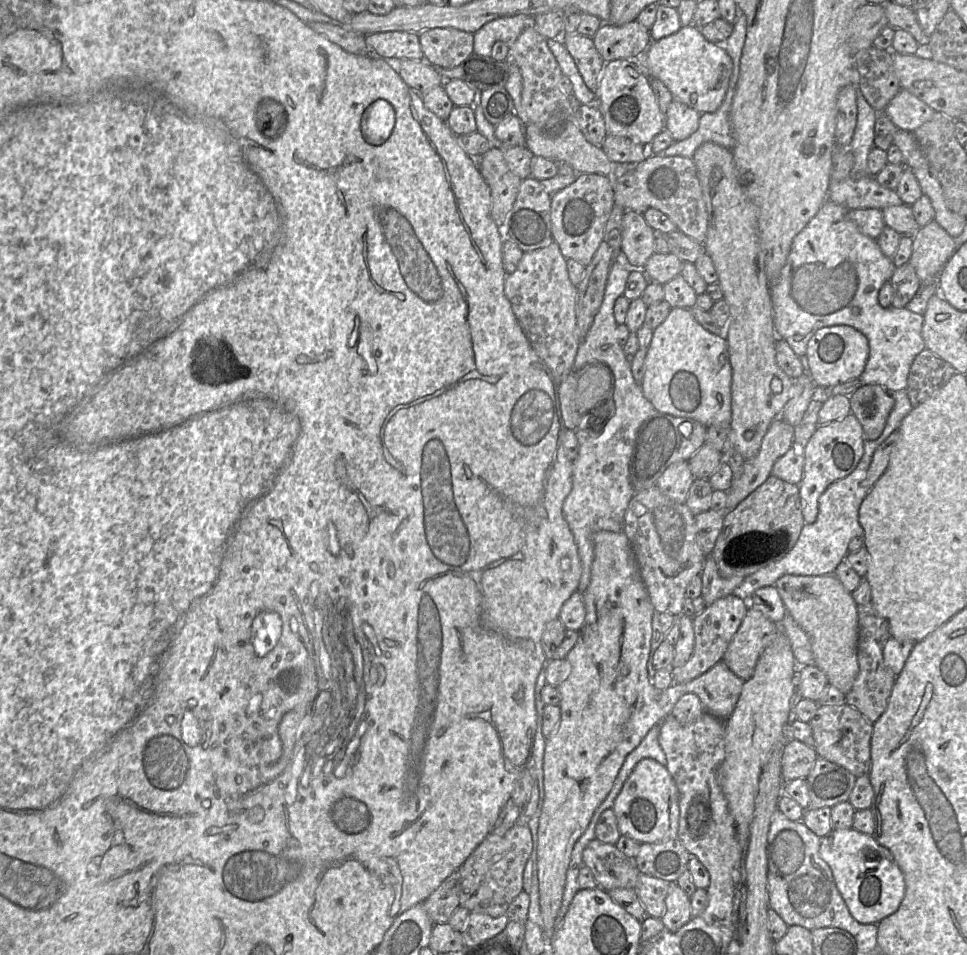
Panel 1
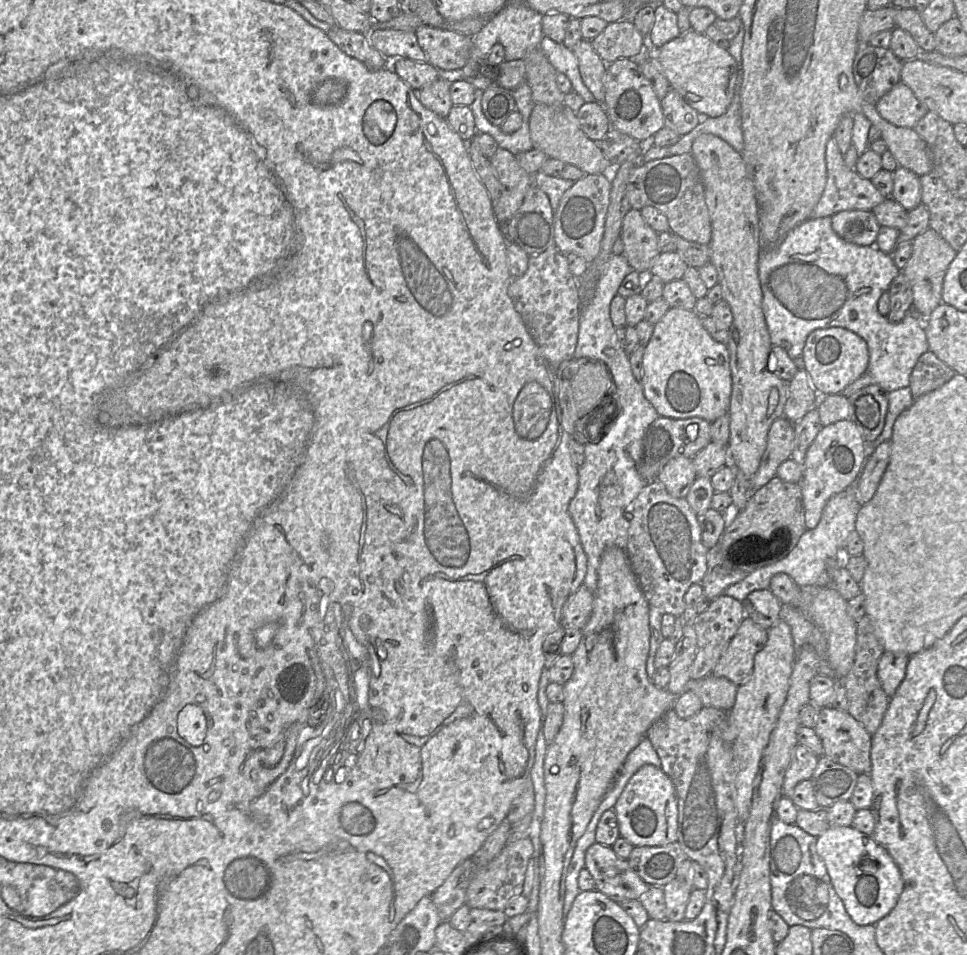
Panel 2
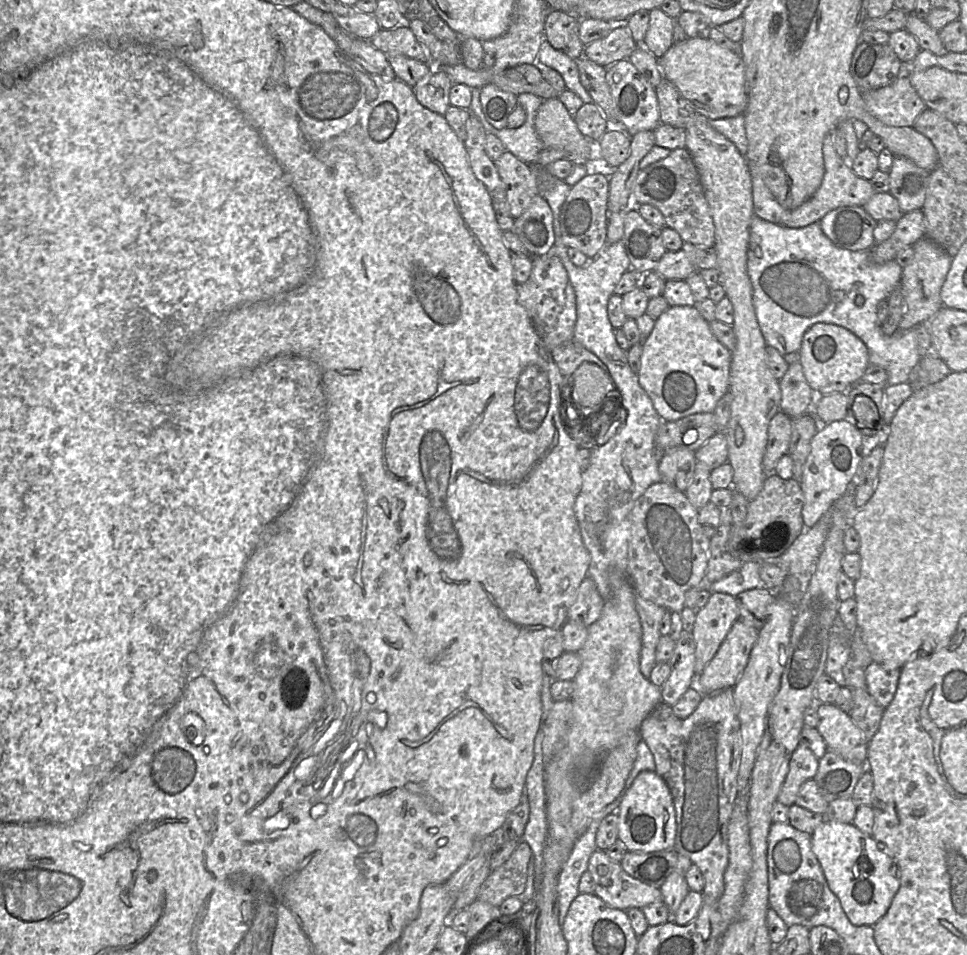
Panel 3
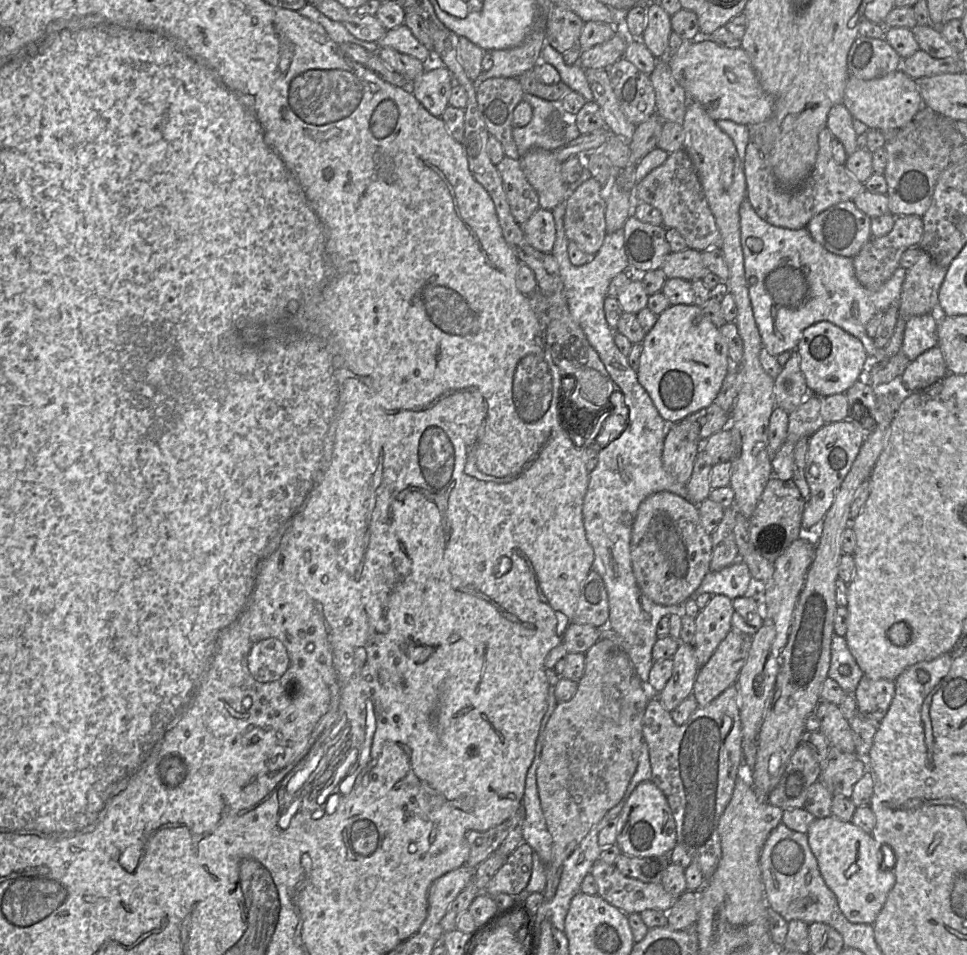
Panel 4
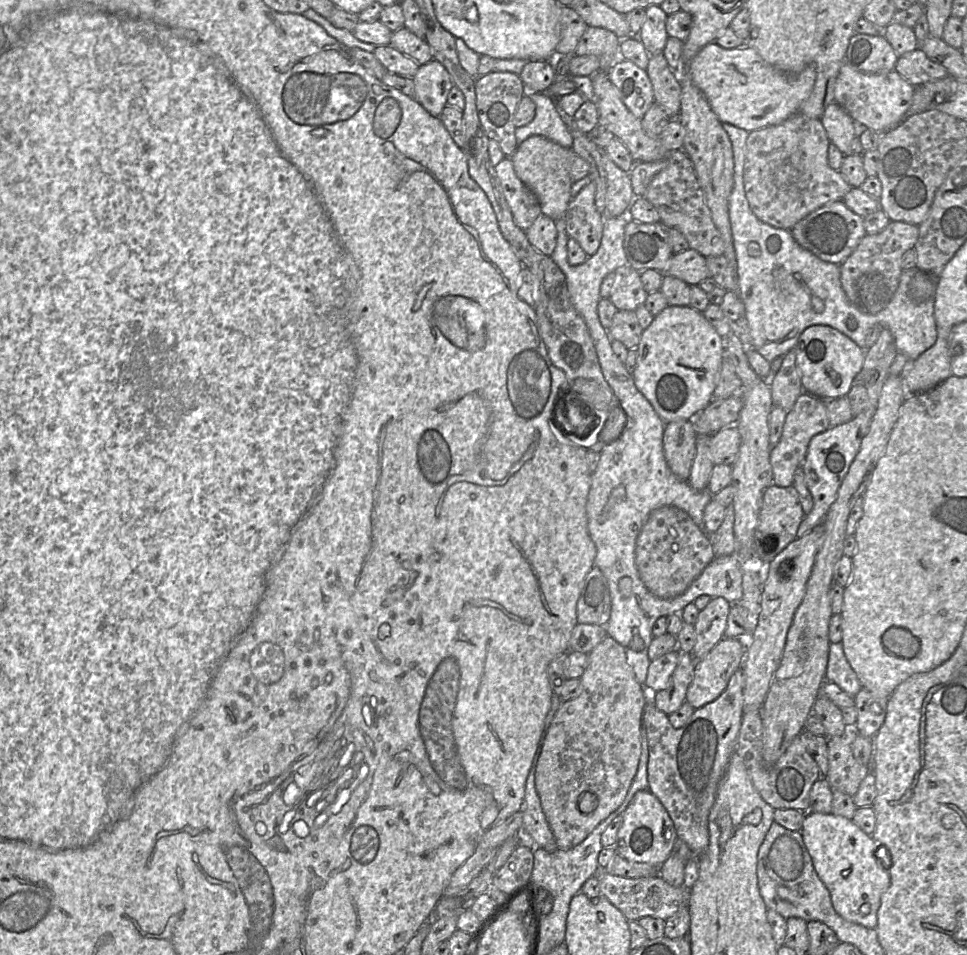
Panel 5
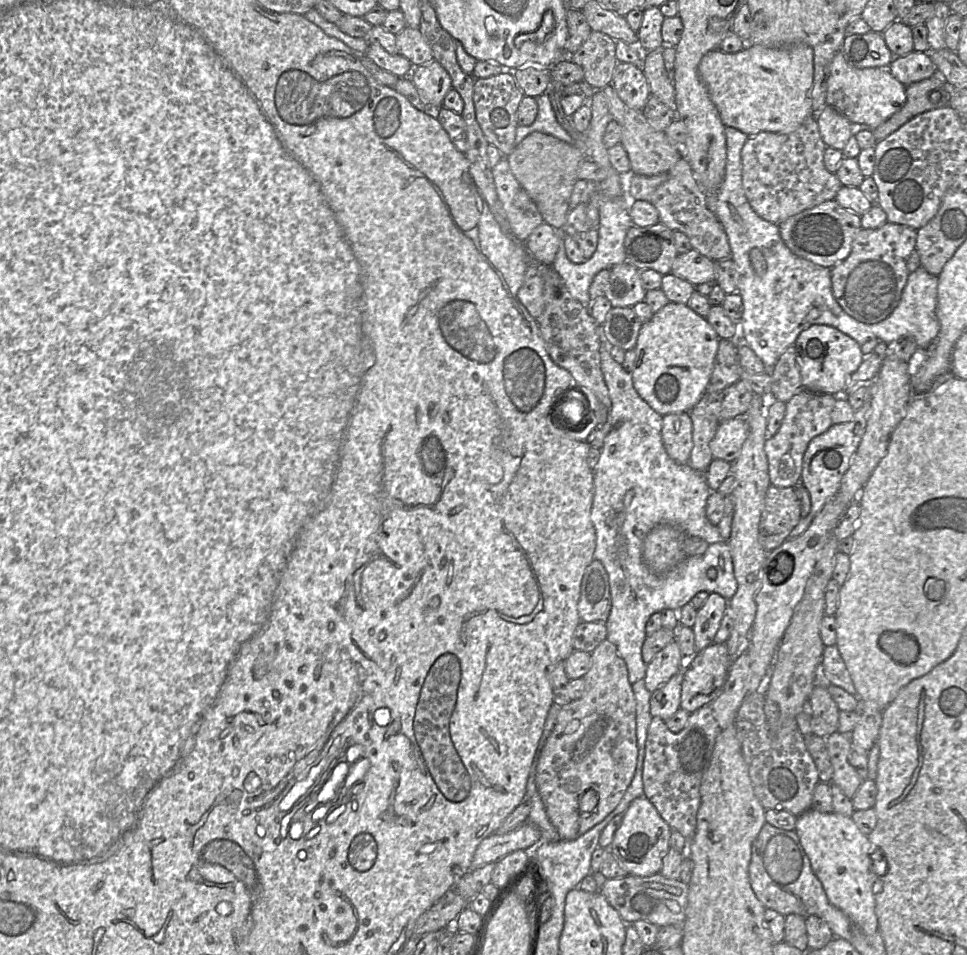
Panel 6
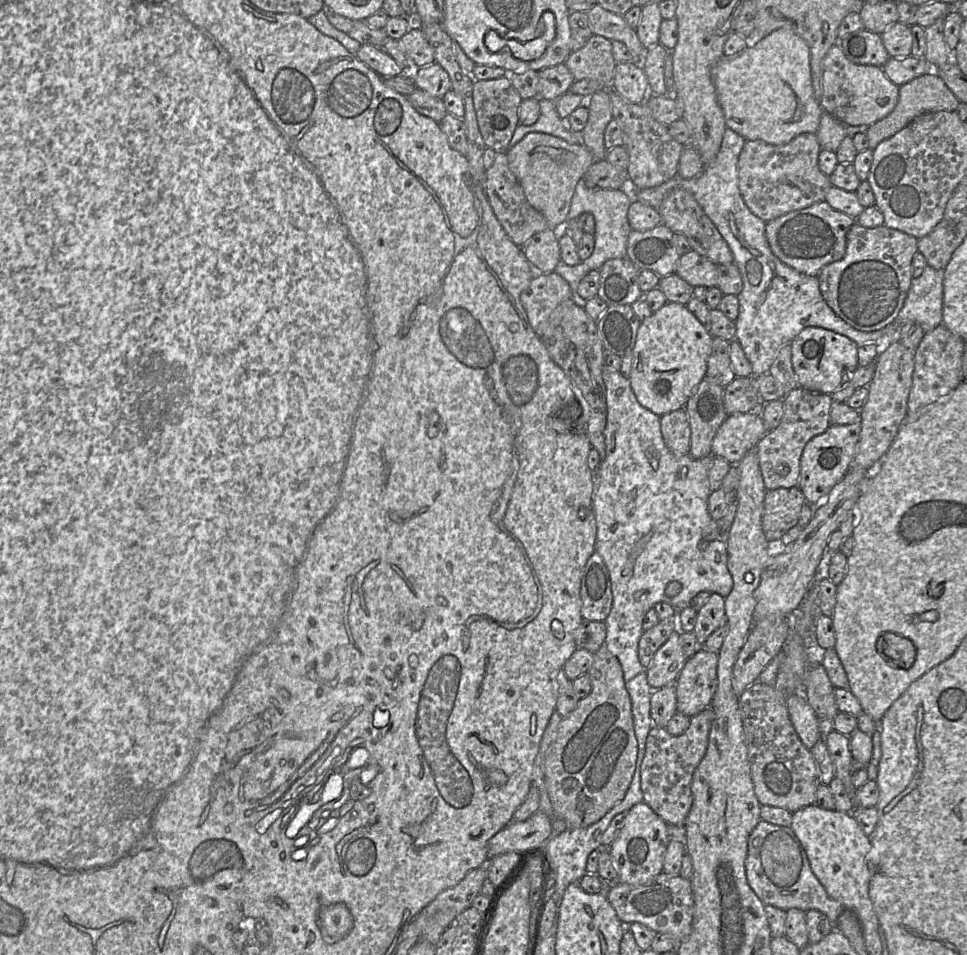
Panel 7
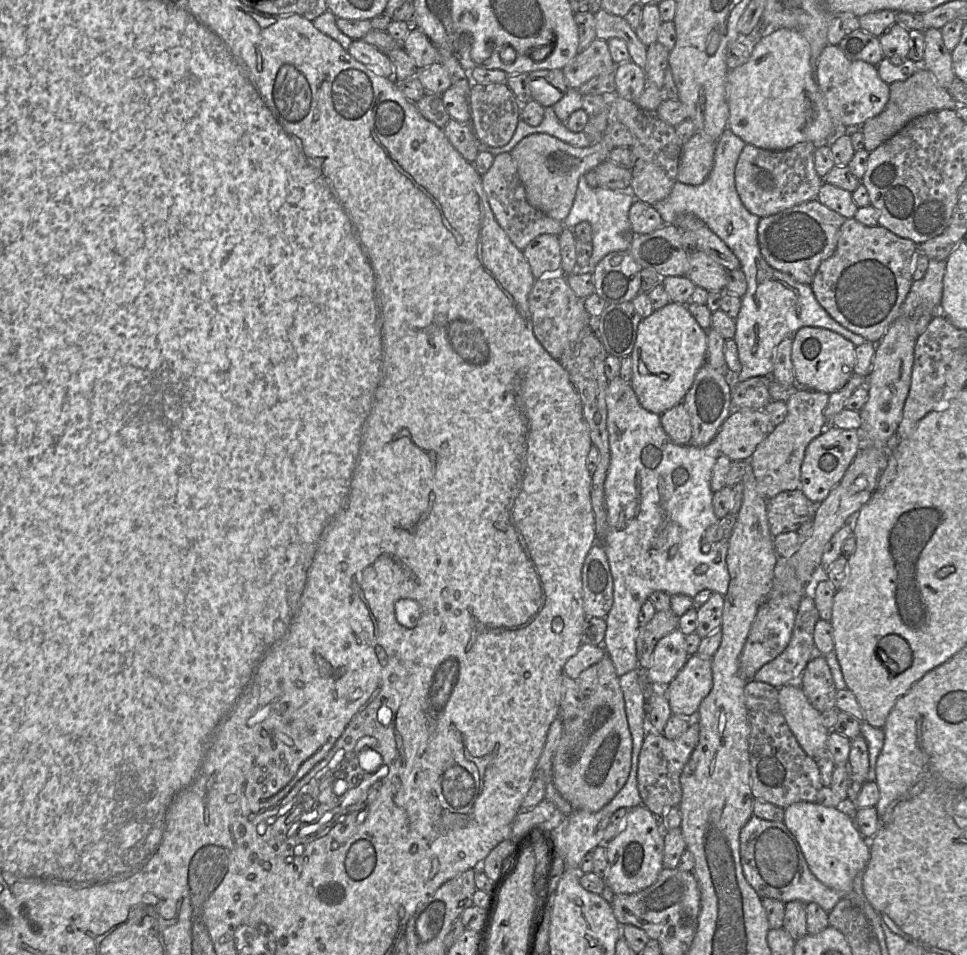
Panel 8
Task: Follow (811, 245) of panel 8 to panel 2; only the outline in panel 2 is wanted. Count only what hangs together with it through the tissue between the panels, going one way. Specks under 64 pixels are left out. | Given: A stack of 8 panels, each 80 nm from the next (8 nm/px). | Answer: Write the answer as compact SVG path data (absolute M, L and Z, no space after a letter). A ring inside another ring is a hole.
M844 210L831 216L834 231L844 240L862 246L876 246L881 225L872 211Z

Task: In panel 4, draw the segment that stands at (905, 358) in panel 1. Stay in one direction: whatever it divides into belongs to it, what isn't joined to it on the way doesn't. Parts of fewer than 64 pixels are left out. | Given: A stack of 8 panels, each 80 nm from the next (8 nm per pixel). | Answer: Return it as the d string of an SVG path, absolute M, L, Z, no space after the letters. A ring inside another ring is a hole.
M746 187L746 198L742 201L740 208L739 208L739 216L740 216L740 237L741 237L741 247L743 253L743 261L744 261L744 272L745 278L747 281L748 291L749 291L749 298L751 301L752 311L754 315L755 322L757 324L761 341L763 347L772 355L777 356L784 351L794 351L802 337L803 331L811 326L814 323L820 321L828 321L836 326L842 328L844 331L848 332L849 334L853 335L854 337L858 338L865 347L865 350L870 358L870 363L878 363L884 359L884 351L879 350L874 343L874 340L870 338L866 332L866 325L870 321L870 319L879 312L885 312L891 306L898 306L902 285L904 279L906 277L907 269L903 267L898 267L894 274L878 289L870 290L865 288L860 284L855 276L854 266L853 266L853 257L845 257L836 255L834 253L829 252L826 250L821 244L813 239L807 228L801 229L788 229L783 227L778 227L769 224L761 217L757 215L757 213L752 208L749 200L747 199L747 187ZM749 238L758 238L763 243L763 248L759 253L753 252L748 246ZM929 313L911 317L904 330L901 354L910 362L925 351L938 346L938 316L941 313Z

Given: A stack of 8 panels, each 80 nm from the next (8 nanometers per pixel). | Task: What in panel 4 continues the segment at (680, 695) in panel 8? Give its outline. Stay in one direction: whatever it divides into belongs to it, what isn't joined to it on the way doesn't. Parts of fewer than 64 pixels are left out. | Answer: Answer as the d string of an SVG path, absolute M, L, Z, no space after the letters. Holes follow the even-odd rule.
M734 628L729 631L711 658L698 670L692 692L698 706L706 706L736 683L751 644L752 636Z

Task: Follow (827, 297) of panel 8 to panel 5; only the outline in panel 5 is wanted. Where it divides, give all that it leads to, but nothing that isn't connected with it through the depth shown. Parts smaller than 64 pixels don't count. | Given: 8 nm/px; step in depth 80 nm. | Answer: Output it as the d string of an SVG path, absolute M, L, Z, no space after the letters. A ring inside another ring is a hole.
M890 221L879 233L866 234L848 258L840 264L842 288L849 301L860 311L876 314L893 298L903 272L904 254L915 248L919 237L919 225Z

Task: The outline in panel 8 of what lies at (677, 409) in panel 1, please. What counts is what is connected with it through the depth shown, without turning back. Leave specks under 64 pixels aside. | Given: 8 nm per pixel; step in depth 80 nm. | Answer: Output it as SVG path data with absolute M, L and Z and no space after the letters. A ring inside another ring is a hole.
M670 302L641 320L630 357L630 384L639 404L647 411L661 415L683 402L697 372L706 363L707 331L697 323L687 305Z

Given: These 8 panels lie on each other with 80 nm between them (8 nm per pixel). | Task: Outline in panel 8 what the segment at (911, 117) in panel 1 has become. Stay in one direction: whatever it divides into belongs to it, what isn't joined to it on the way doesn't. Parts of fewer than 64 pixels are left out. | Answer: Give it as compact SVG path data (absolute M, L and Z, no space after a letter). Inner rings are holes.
M828 44L822 50L816 63L815 80L831 117L839 127L861 127L881 113L889 100L889 85L880 78L877 66L849 60L838 45Z

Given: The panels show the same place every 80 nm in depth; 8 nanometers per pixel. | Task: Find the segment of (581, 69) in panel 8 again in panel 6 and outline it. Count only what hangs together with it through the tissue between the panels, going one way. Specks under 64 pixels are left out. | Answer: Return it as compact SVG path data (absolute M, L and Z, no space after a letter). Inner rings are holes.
M591 31L585 42L569 56L584 71L584 82L593 89L611 85L616 58L616 41L598 31Z

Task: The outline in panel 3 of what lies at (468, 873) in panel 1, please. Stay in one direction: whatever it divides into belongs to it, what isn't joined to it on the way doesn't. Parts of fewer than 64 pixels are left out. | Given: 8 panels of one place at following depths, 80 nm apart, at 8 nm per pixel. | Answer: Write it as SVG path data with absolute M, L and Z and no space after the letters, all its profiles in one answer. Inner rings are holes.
M519 842L508 860L487 876L479 889L478 900L499 907L506 898L521 896L526 887L532 853L528 843Z

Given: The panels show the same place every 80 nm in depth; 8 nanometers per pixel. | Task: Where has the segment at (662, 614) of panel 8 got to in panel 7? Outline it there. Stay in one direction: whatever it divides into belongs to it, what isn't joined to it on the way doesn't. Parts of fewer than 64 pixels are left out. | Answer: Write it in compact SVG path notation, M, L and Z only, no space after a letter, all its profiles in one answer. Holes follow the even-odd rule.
M669 618L643 632L638 644L638 657L645 669L651 664L656 651L678 630L677 618Z

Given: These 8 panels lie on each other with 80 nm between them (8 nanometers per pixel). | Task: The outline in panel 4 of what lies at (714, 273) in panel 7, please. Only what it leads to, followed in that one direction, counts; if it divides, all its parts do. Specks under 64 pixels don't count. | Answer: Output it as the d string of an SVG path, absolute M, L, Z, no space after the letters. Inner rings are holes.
M686 248L680 252L670 252L660 268L666 278L681 278L694 281L710 272L703 264L701 252Z

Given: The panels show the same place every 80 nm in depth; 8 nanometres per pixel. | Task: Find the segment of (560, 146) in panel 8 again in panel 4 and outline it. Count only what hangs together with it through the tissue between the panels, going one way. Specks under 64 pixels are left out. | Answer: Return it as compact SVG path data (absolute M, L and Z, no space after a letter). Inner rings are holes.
M533 148L520 157L521 168L536 190L539 205L552 211L560 202L568 199L568 185L561 173L561 164L553 151Z

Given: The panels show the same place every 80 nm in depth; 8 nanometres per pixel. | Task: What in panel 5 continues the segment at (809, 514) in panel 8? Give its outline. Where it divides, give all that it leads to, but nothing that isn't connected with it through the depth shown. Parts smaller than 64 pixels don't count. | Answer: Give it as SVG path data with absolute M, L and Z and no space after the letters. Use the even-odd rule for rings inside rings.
M770 485L764 492L759 522L754 533L755 551L758 556L765 562L772 561L798 537L798 529L805 516L798 492L793 485Z

